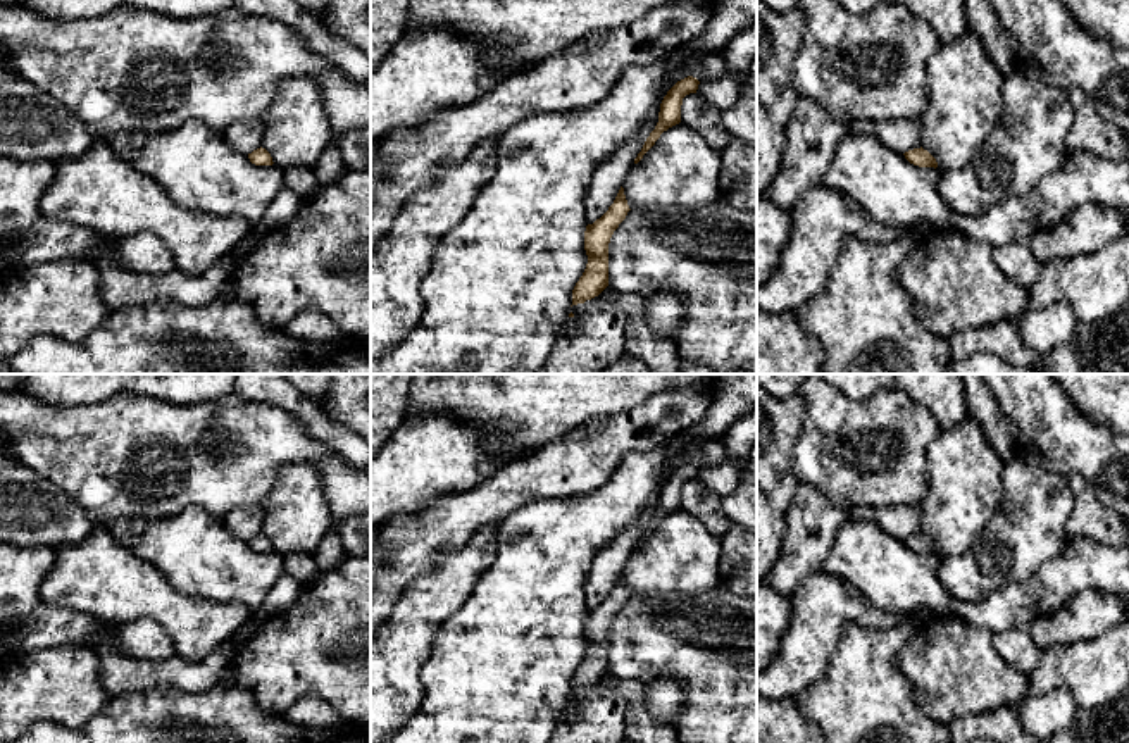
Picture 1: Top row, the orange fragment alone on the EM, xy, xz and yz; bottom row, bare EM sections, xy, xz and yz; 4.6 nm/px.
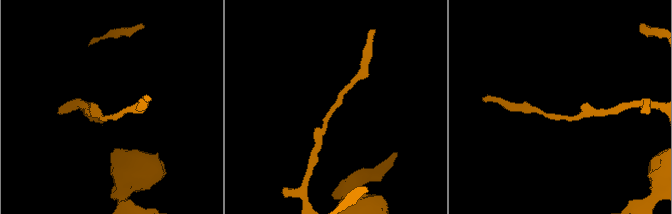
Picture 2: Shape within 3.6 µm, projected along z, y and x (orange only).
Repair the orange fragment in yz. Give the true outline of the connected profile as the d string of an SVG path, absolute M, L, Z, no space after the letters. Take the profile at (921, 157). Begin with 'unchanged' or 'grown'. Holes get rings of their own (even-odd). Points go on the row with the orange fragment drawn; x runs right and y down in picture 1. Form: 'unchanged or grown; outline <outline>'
unchanged; outline M922 147L908 150L903 155L914 165L919 165L919 167L934 167L934 169L938 167L936 159L927 150L924 150Z

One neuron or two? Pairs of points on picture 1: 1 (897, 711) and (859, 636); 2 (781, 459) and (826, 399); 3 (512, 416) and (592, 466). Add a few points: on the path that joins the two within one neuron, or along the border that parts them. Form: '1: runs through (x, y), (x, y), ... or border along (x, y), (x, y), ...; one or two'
1: runs through (878, 692), (862, 676), (862, 655); one
2: border along (800, 393), (805, 402), (804, 433), (792, 469); two
3: border along (586, 419), (559, 438), (528, 452); two

